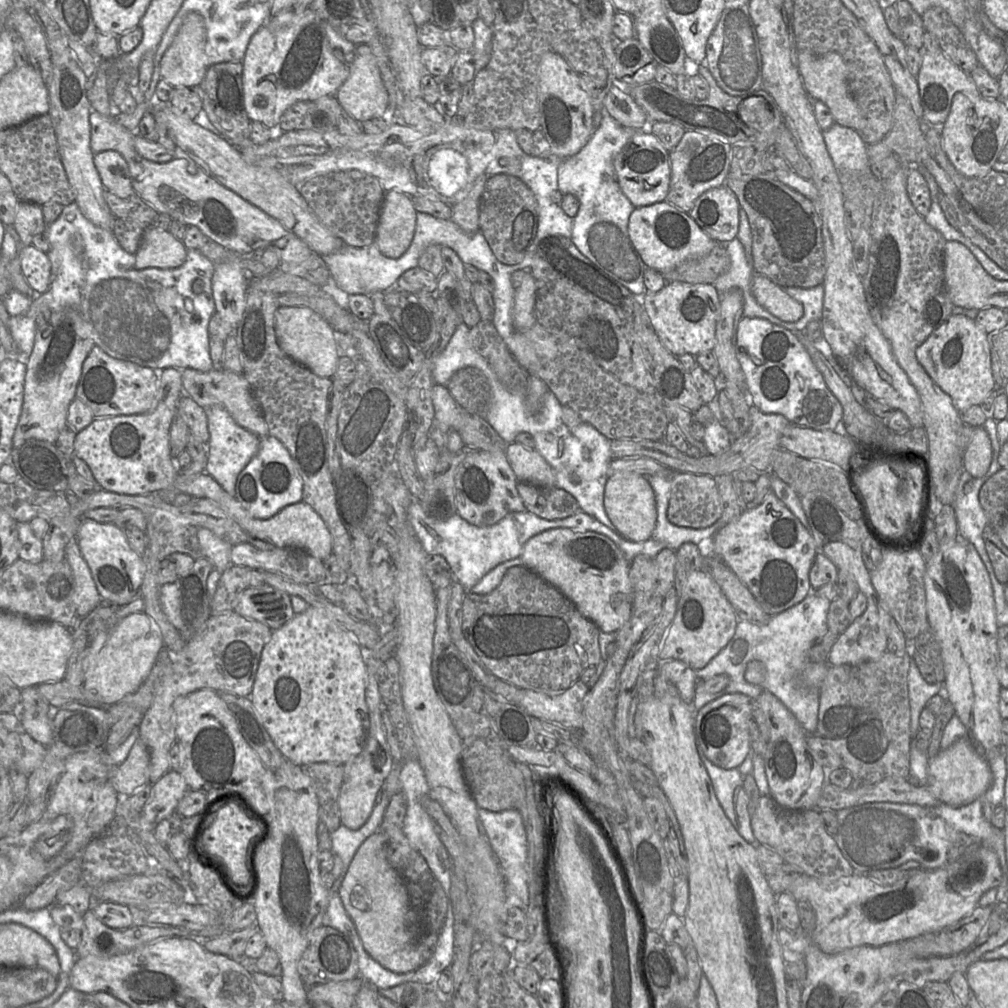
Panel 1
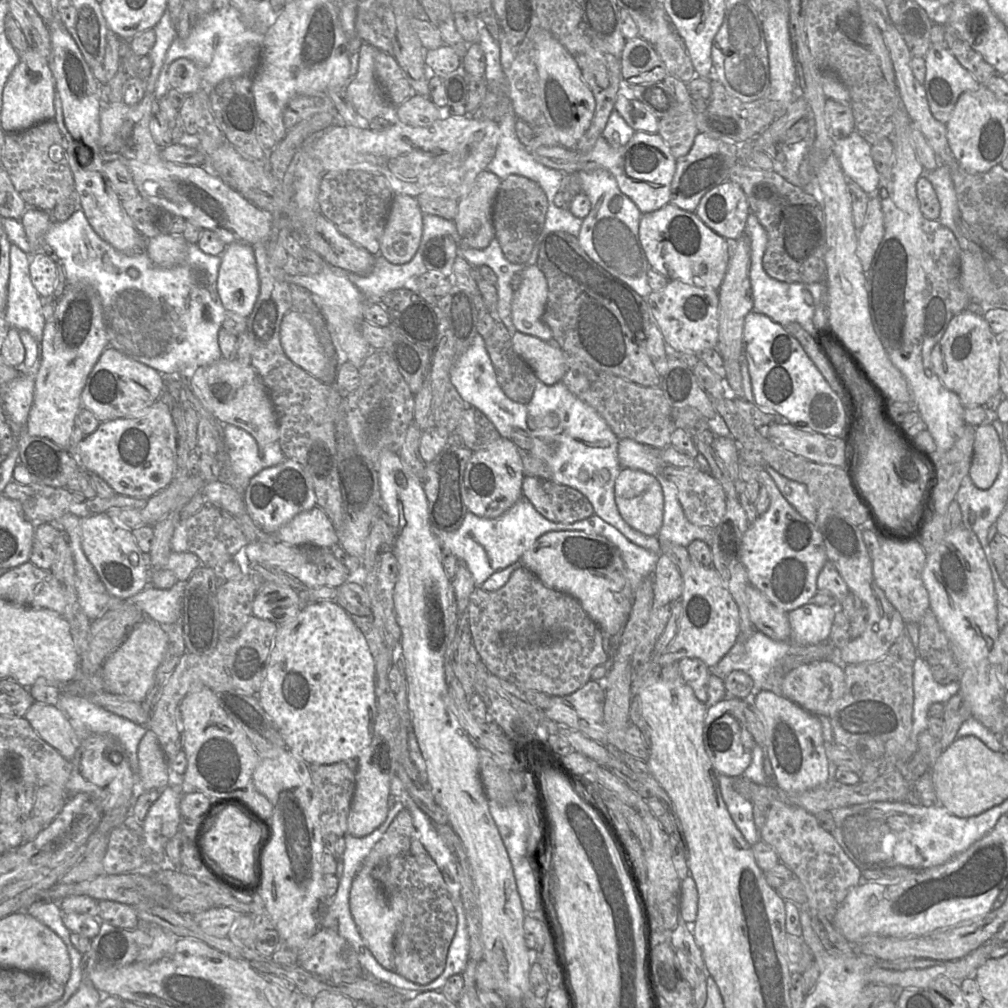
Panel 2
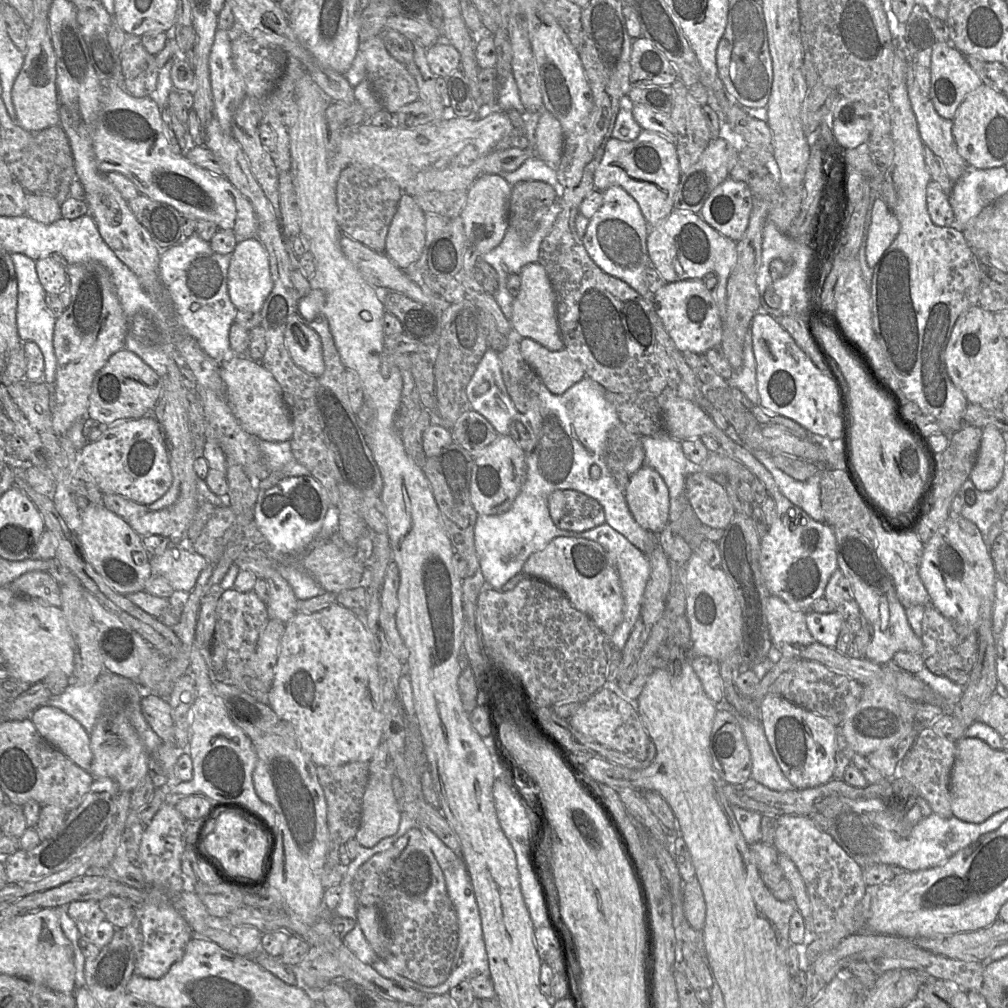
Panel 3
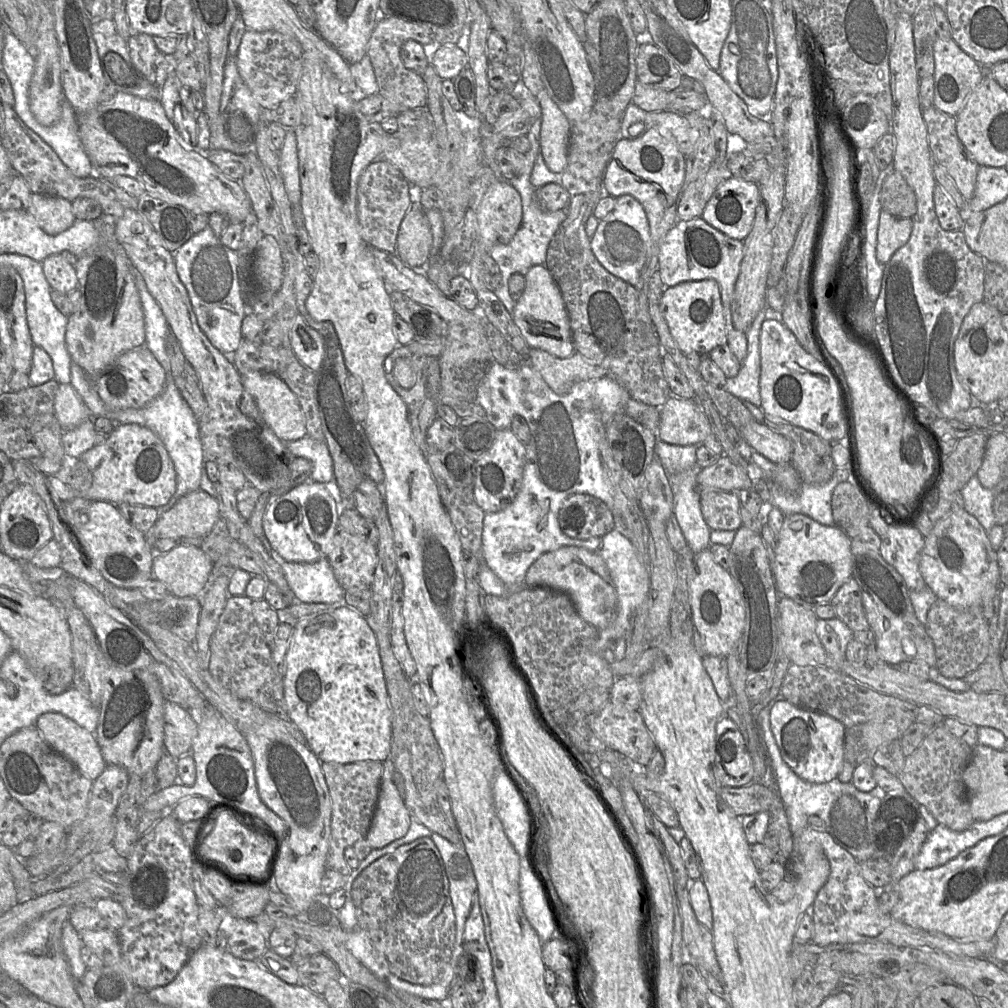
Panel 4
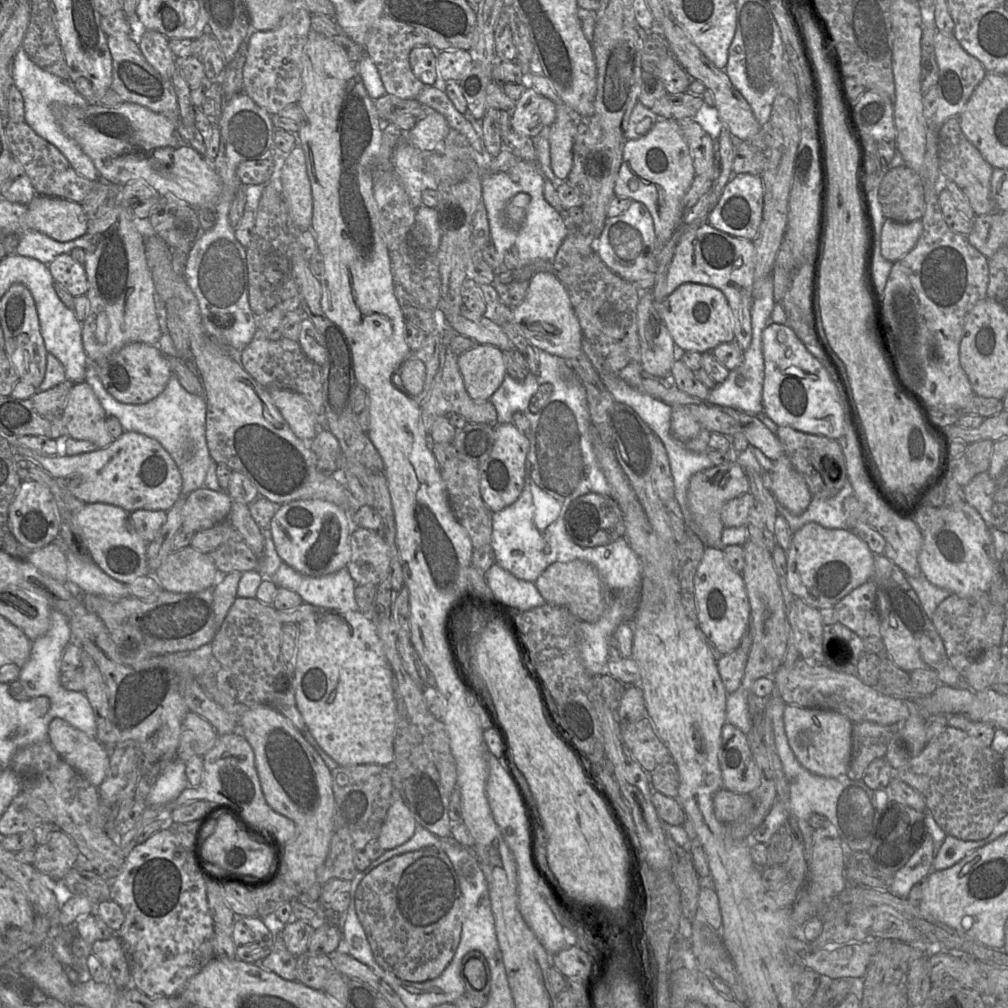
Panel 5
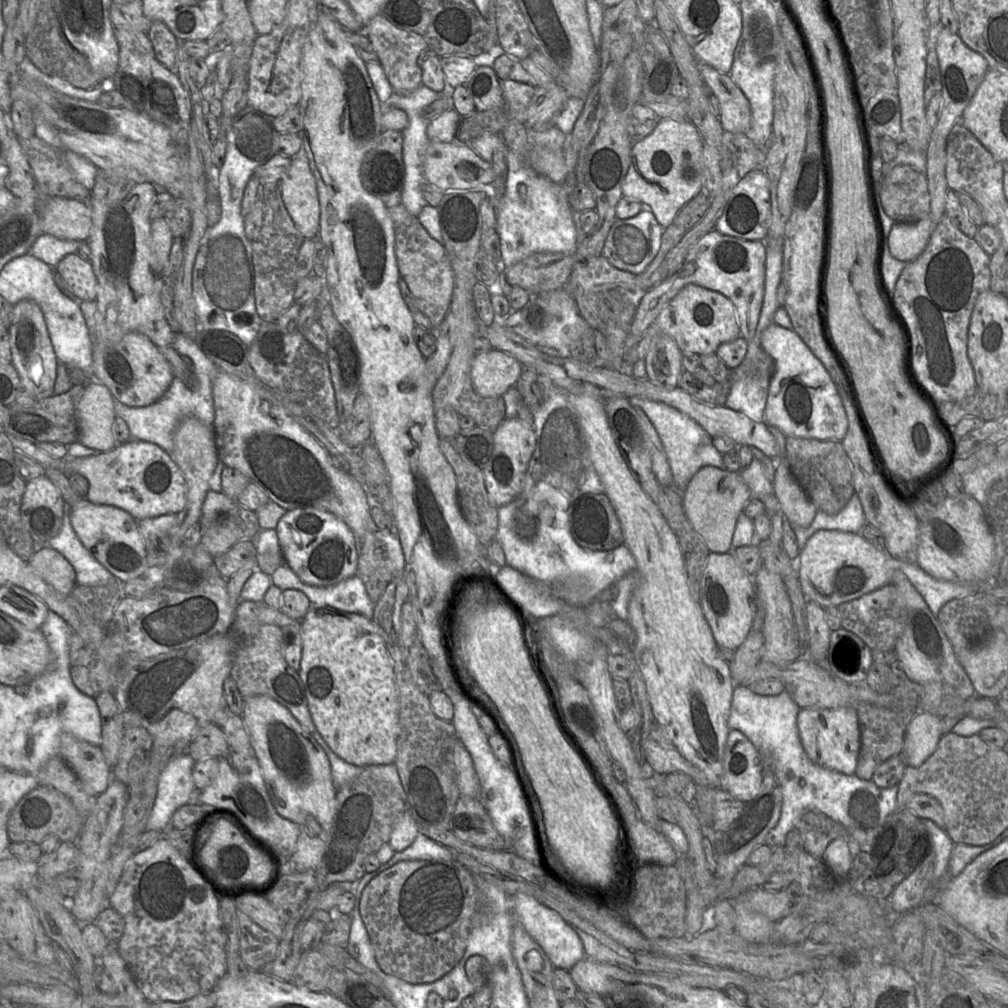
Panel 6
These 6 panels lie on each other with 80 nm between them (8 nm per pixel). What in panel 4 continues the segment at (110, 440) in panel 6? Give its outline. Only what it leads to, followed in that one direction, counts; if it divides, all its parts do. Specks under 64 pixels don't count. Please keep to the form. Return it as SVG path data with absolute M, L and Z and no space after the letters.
M59 384L54 401L54 415L64 431L80 425L87 419L94 418L70 384Z

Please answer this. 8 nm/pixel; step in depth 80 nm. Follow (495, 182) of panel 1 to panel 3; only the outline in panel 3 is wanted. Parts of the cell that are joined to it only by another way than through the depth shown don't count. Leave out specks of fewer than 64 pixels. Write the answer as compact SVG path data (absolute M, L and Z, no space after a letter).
M522 181L511 188L509 226L516 229L521 241L528 243L537 232L541 219L556 202L552 186L540 181Z

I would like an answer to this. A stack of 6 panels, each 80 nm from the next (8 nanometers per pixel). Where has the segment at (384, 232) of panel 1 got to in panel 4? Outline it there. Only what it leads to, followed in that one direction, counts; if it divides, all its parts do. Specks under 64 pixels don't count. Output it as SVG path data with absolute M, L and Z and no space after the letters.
M413 201L399 227L395 255L408 267L419 268L429 258L432 235L424 210Z

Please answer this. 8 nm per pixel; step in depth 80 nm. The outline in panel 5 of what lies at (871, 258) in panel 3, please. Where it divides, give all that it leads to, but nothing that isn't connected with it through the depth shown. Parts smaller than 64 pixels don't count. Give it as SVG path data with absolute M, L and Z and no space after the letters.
M886 218L880 236L880 251L883 258L896 262L916 245L923 225L921 220L899 223Z

